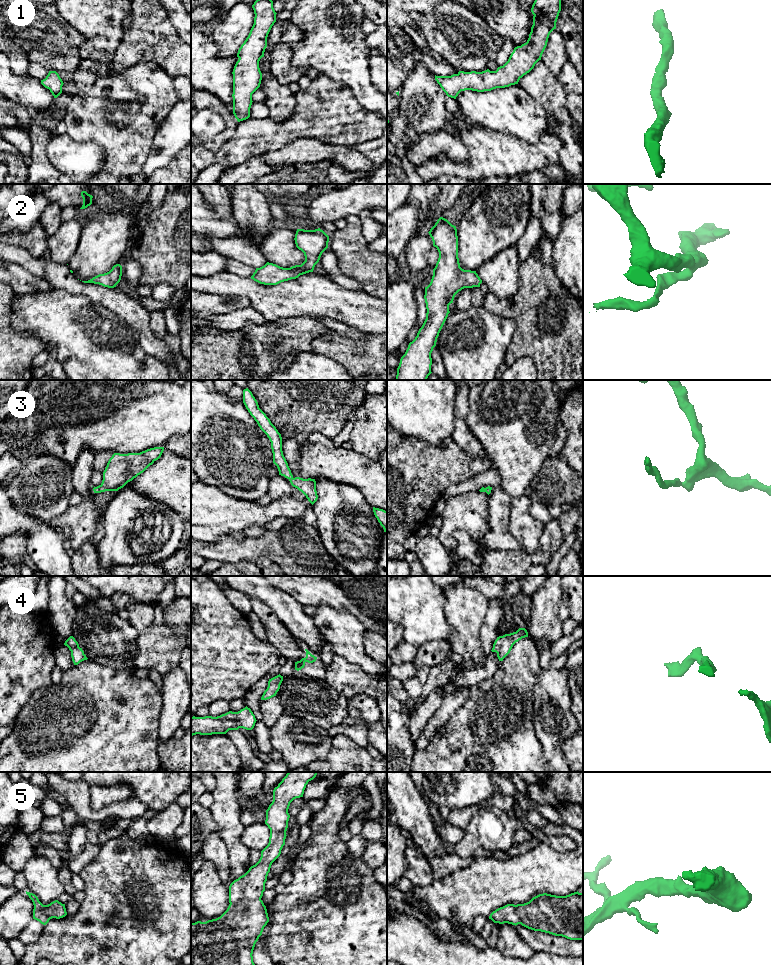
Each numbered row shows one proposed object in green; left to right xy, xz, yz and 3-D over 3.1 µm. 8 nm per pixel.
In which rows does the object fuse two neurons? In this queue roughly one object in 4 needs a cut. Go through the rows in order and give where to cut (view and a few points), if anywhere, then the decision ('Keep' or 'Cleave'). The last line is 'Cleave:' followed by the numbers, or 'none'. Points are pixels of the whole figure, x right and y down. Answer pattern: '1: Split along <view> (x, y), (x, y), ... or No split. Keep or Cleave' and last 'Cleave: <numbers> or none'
1: No split. Keep
2: No split. Keep
3: No split. Keep
4: No split. Keep
5: No split. Keep
Cleave: none

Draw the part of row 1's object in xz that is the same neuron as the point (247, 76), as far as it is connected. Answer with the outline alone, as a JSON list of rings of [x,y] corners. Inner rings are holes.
[[[256,0],[252,5],[254,10],[254,24],[244,43],[238,50],[239,58],[233,69],[233,114],[238,122],[250,117],[250,108],[252,105],[252,94],[260,87],[262,73],[259,68],[259,61],[264,57],[267,47],[268,34],[276,22],[276,12],[273,8],[272,0]]]

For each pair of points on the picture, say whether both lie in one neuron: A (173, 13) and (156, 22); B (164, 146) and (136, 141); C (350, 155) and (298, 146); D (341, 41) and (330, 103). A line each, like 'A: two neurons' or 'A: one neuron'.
A: two neurons
B: two neurons
C: one neuron
D: two neurons

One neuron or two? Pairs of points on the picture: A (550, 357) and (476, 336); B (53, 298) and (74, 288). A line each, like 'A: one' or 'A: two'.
A: two
B: two

